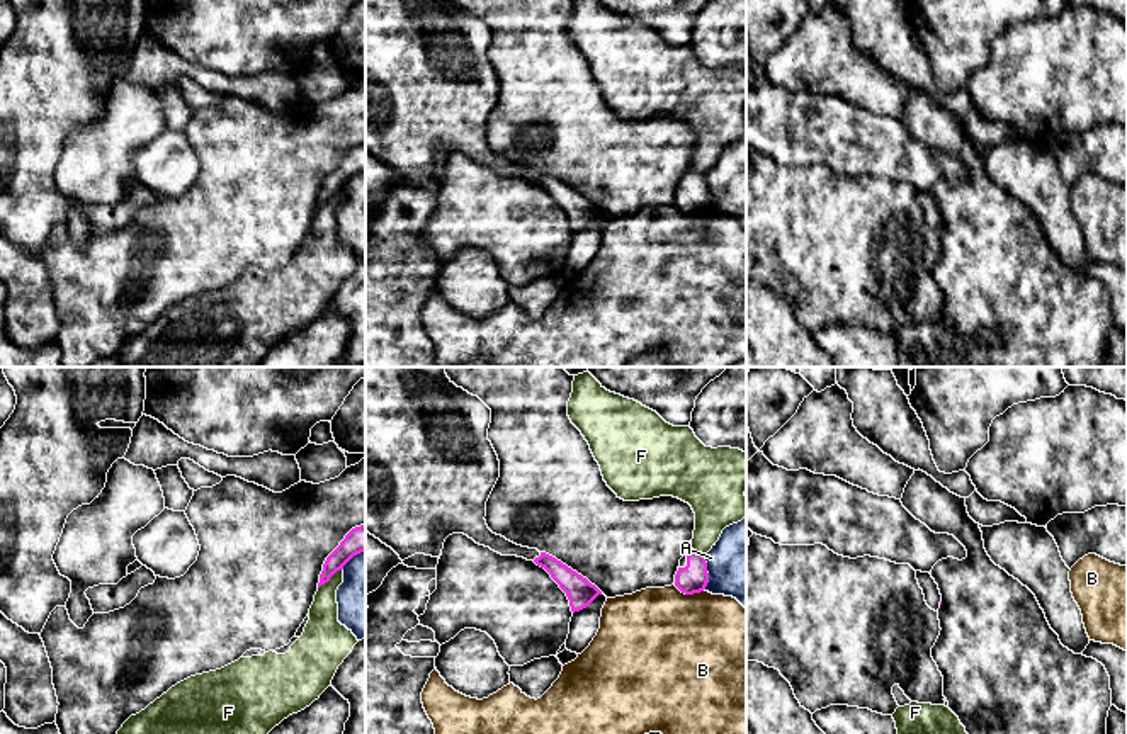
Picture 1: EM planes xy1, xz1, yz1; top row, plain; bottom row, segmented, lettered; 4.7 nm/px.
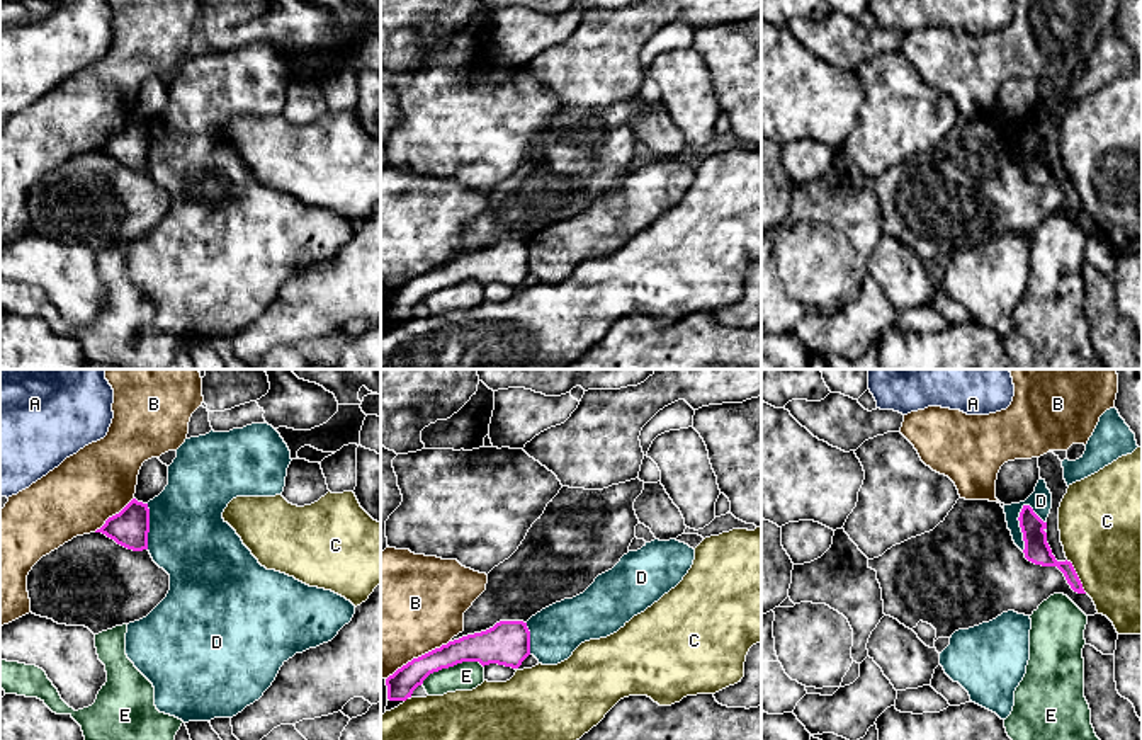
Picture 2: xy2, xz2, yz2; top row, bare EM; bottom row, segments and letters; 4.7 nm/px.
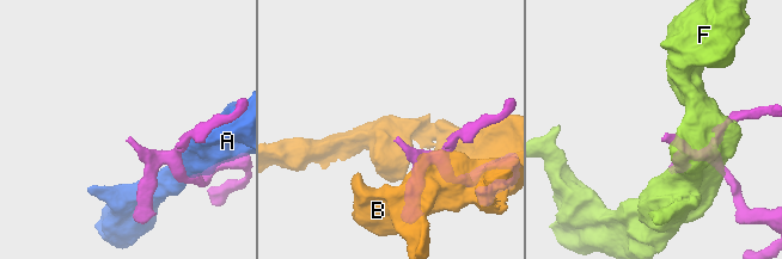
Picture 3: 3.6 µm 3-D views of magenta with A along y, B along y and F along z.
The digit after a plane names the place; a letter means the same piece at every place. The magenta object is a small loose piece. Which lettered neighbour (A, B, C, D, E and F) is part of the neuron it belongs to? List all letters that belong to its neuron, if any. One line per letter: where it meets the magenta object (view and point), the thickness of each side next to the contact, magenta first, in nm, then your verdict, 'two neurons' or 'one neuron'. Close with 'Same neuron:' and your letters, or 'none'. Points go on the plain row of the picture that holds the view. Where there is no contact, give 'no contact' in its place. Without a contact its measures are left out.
A: xz1 (707, 192) | 140/340 nm | two neurons
B: xz2 (418, 276) | 130/500 nm | two neurons
C: yz2 (1076, 194) | 120/480 nm | two neurons
D: yz2 (1020, 145) | 120/110 nm | two neurons
E: xz2 (451, 284) | 180/140 nm | two neurons
F: xy1 (330, 196) | 120/160 nm | two neurons
Same neuron: none

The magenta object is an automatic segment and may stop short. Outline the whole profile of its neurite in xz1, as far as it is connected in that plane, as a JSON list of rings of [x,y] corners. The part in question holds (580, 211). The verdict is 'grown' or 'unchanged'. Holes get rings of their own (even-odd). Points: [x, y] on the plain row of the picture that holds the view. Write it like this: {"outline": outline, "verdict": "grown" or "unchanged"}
{"outline": [[[365,0],[365,151],[391,167],[401,180],[415,173],[425,173],[440,178],[445,158],[452,153],[464,153],[476,163],[490,167],[491,170],[501,175],[524,177],[544,187],[559,204],[559,207],[566,212],[571,231],[580,231],[586,228],[598,214],[602,214],[602,211],[595,204],[592,204],[586,197],[583,197],[556,177],[546,172],[539,172],[537,168],[517,165],[507,160],[505,156],[493,153],[486,144],[486,121],[500,97],[500,80],[491,61],[488,59],[490,42],[491,29],[478,15],[469,14],[450,0]]], "verdict": "grown"}

